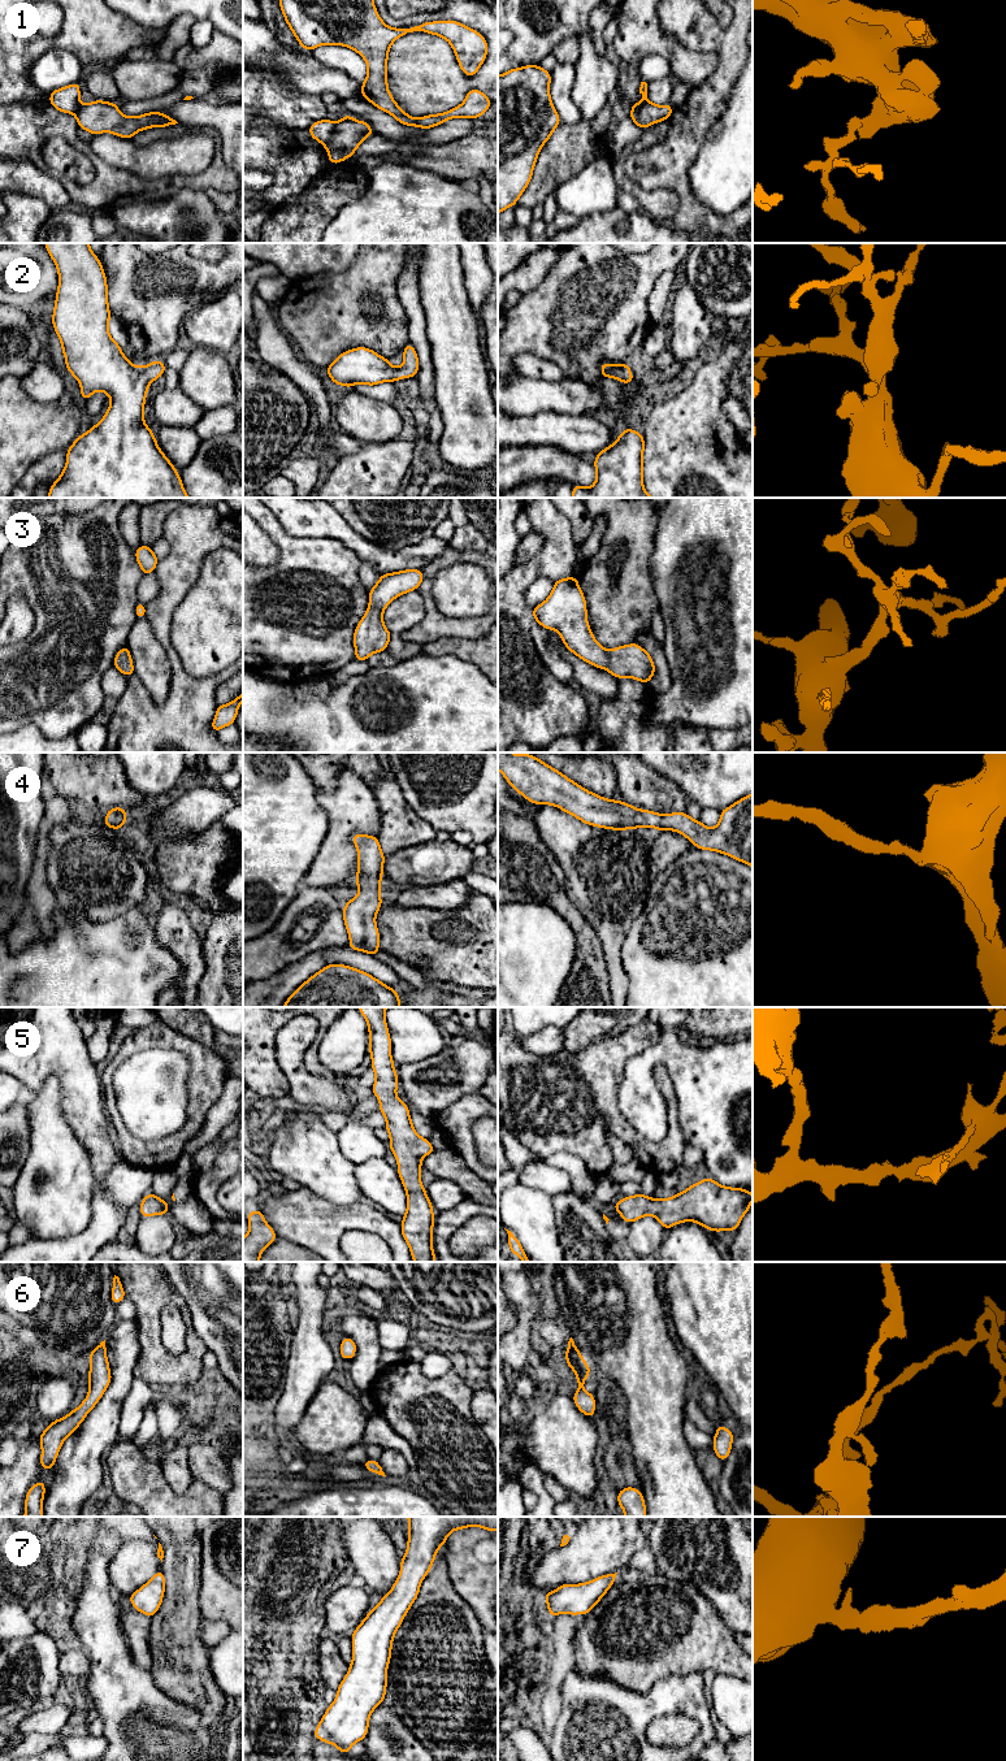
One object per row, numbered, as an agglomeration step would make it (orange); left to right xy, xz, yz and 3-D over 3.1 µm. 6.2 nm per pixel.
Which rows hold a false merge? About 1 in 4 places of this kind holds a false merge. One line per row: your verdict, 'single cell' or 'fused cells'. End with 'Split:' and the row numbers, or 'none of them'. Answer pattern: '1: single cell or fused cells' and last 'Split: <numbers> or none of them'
1: fused cells
2: single cell
3: single cell
4: single cell
5: single cell
6: single cell
7: single cell
Split: 1

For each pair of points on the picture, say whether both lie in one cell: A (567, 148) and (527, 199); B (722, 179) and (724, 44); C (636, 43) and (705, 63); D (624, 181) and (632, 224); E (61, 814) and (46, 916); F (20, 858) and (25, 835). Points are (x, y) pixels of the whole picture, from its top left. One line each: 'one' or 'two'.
A: one
B: two
C: one
D: two
E: one
F: one

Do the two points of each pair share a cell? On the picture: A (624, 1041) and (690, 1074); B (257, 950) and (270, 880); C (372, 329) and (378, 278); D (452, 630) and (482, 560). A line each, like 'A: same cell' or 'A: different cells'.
A: different cells
B: different cells
C: same cell
D: same cell

